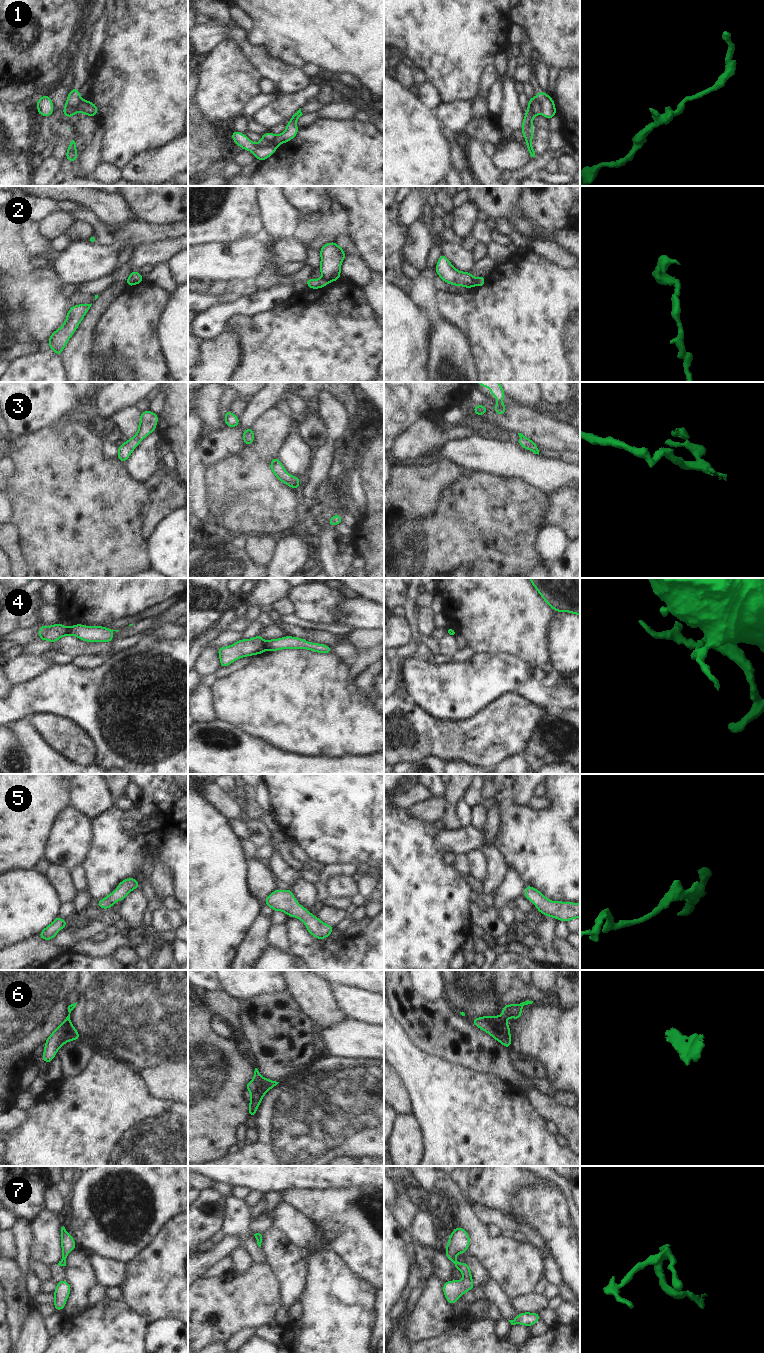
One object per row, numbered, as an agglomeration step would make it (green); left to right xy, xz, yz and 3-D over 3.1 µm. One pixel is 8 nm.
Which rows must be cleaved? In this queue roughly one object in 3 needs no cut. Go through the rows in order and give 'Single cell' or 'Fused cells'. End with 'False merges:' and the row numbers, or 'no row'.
1: Fused cells
2: Fused cells
3: Single cell
4: Fused cells
5: Single cell
6: Fused cells
7: Single cell
False merges: 1, 2, 4, 6

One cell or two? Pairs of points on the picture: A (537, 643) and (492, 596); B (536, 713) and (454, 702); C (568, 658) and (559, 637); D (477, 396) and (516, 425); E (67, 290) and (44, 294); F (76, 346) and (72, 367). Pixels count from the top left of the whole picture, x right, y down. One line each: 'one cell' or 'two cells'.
A: one cell
B: two cells
C: one cell
D: two cells
E: two cells
F: one cell

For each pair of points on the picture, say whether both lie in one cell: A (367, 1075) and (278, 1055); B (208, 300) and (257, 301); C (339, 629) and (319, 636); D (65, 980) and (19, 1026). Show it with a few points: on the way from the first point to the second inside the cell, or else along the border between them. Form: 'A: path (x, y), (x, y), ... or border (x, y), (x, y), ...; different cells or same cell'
A: border (314, 1056), (309, 1062), (289, 1075); different cells
B: border (218, 303), (198, 313); different cells
C: border (306, 628), (327, 631), (332, 634), (347, 635); different cells
D: path (54, 991), (30, 1015); same cell

